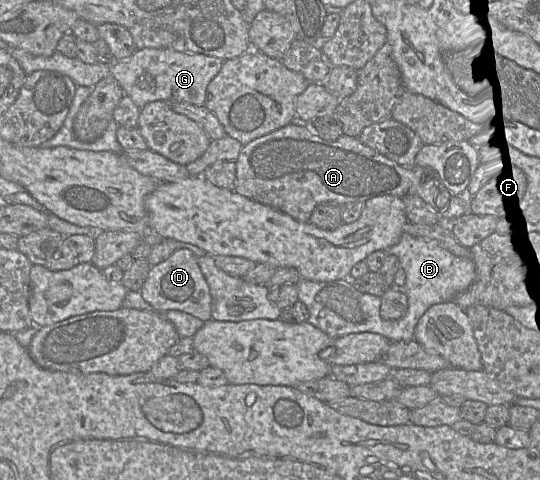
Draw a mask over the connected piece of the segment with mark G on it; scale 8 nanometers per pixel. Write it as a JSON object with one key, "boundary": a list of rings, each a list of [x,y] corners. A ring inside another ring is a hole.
{"boundary":[[[143,48],[136,50],[129,58],[113,63],[110,75],[139,108],[153,101],[203,106],[208,84],[219,73],[223,62],[222,59],[204,54],[169,48]]]}

